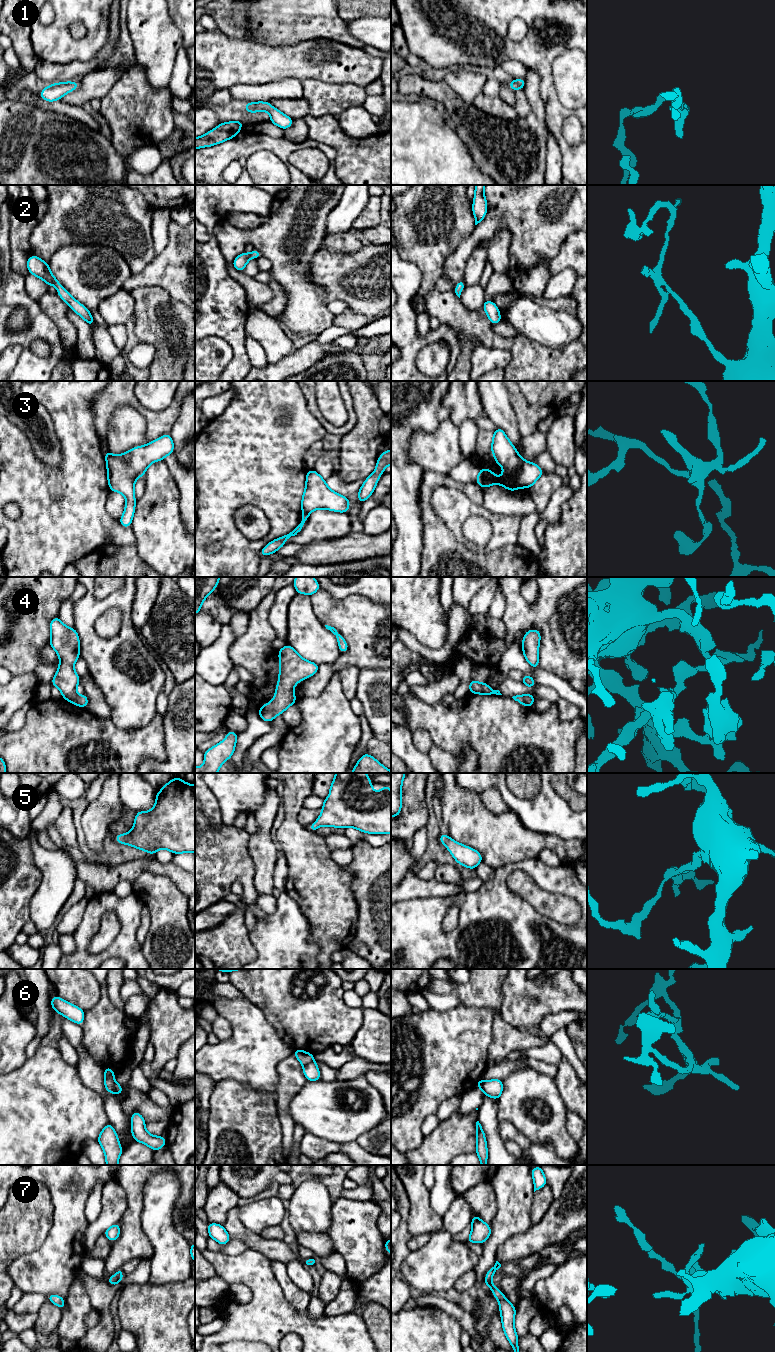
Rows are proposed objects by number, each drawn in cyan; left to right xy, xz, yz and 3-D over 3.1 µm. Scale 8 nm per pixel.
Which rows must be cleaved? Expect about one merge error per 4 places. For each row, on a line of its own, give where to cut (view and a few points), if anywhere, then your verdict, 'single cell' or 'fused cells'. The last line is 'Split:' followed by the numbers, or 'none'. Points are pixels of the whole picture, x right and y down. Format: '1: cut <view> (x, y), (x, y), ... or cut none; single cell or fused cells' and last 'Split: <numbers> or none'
1: cut none; single cell
2: cut none; single cell
3: cut none; single cell
4: cut none; single cell
5: cut none; single cell
6: cut xy (115, 1082), (114, 1093); fused cells
7: cut none; single cell
Split: 6

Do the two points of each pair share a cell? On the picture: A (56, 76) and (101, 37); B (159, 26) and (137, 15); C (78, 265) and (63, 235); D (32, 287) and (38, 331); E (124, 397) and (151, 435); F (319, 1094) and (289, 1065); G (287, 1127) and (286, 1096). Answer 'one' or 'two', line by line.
A: two
B: one
C: two
D: two
E: one
F: two
G: one

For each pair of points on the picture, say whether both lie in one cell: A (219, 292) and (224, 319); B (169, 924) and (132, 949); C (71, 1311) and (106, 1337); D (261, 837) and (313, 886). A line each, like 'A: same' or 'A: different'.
A: same
B: different
C: different
D: different

